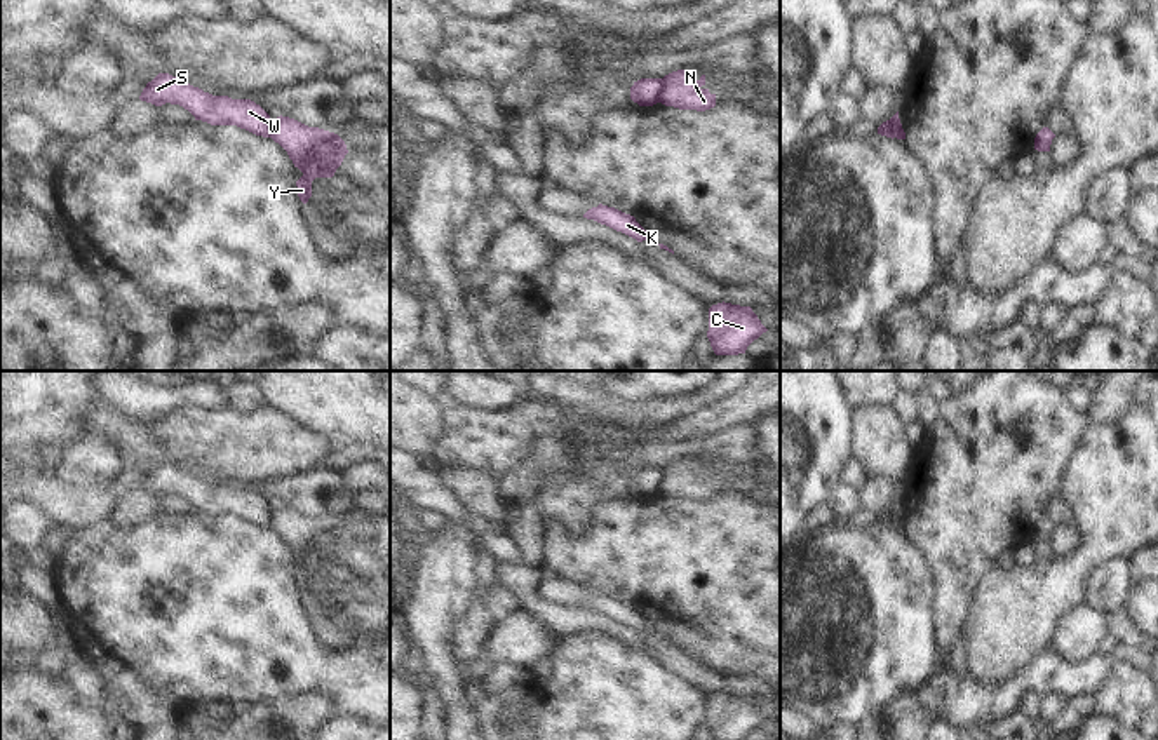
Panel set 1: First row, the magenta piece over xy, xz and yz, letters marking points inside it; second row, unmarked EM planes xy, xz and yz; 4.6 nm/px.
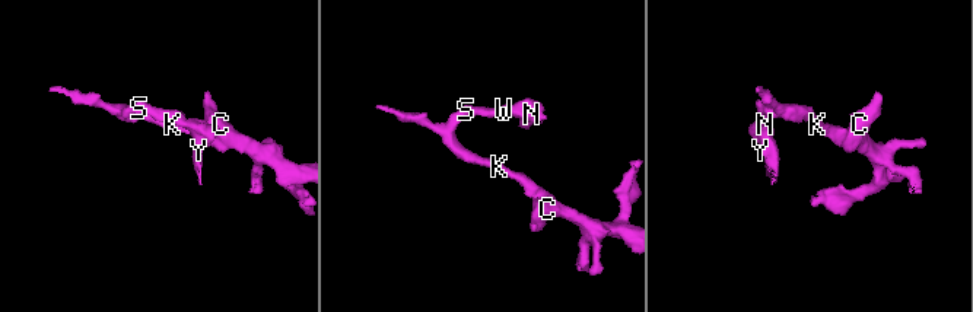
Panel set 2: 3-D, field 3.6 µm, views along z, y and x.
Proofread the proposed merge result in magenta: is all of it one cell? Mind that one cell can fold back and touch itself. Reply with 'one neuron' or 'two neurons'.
two neurons

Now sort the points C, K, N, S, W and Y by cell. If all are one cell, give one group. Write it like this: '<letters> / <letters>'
C K S W / N Y

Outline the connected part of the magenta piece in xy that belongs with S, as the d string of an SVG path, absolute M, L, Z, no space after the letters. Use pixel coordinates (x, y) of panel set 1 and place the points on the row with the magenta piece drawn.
M158 73L148 82L139 99L155 106L165 103L179 104L188 110L195 120L211 125L237 125L256 136L270 138L272 118L254 101L212 96L169 73Z

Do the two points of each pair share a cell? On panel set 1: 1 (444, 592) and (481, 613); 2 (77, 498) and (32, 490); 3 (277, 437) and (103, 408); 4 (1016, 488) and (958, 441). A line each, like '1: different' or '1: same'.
1: different
2: same
3: same
4: same

